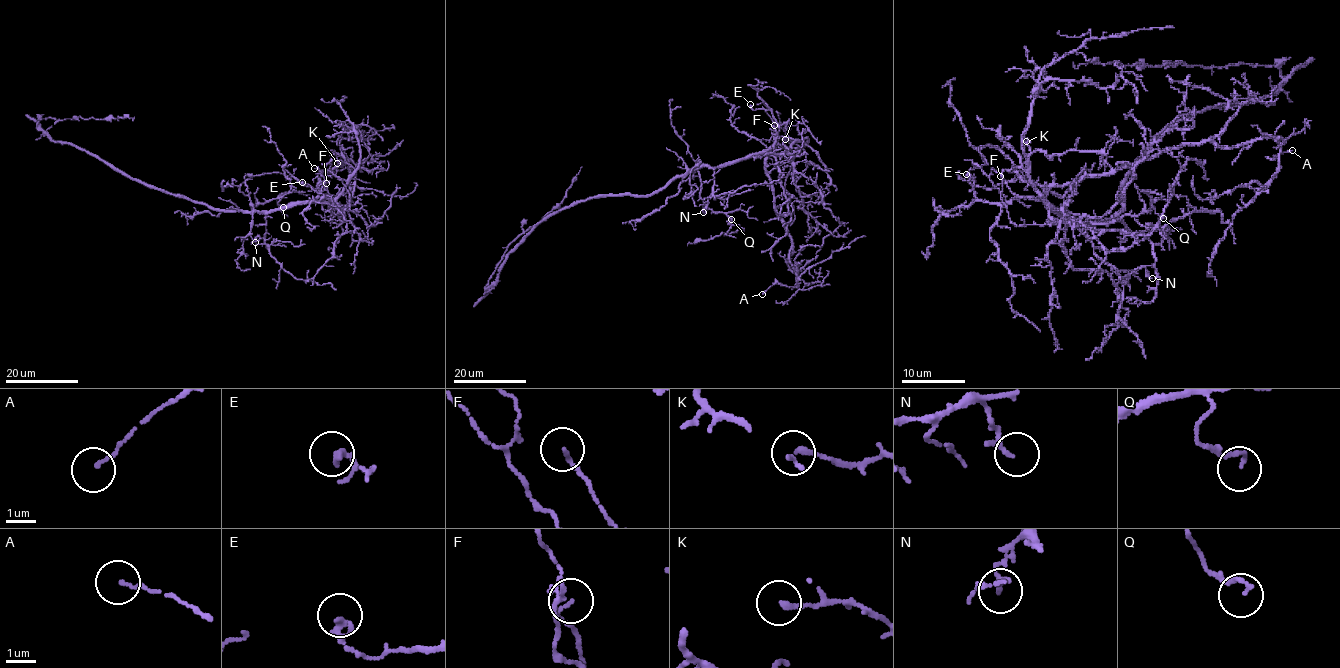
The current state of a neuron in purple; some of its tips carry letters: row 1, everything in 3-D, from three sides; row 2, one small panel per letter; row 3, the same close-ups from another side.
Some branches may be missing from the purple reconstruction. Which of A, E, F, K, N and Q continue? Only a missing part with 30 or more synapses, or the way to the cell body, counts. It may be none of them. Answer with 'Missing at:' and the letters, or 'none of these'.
Missing at: none of these

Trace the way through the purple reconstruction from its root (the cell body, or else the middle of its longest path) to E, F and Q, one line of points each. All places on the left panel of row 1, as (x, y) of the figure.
E: (209, 206), (225, 210), (273, 211), (326, 195), (331, 198), (302, 182)
F: (209, 206), (225, 210), (273, 211), (327, 195), (326, 183)
Q: (209, 206), (251, 211), (251, 205), (253, 210), (253, 206), (278, 198), (278, 204), (283, 207)

